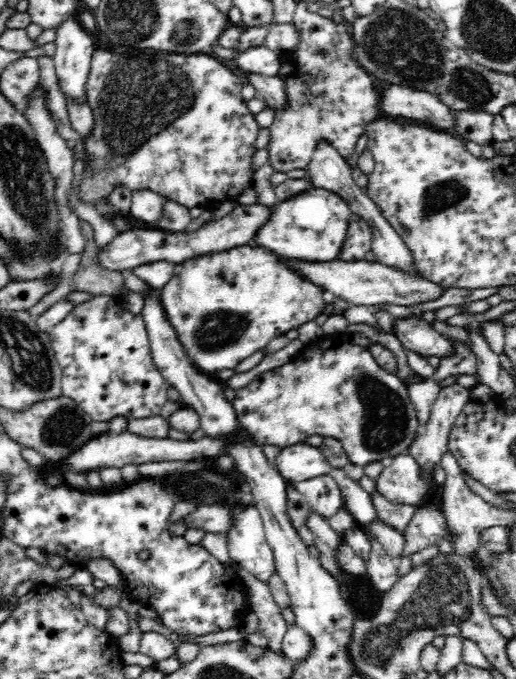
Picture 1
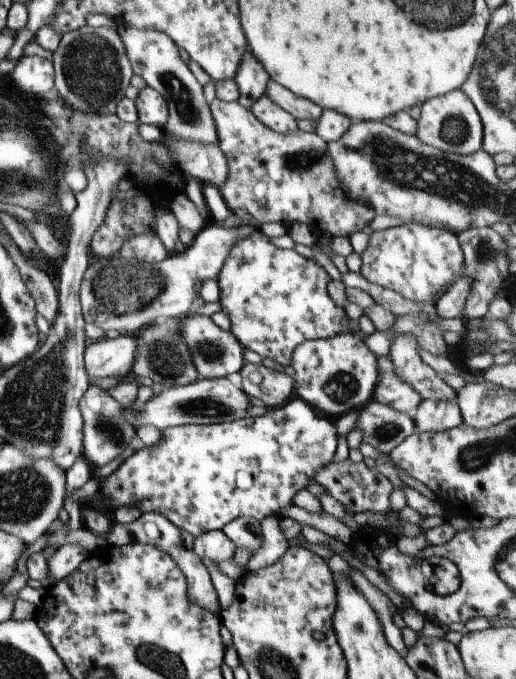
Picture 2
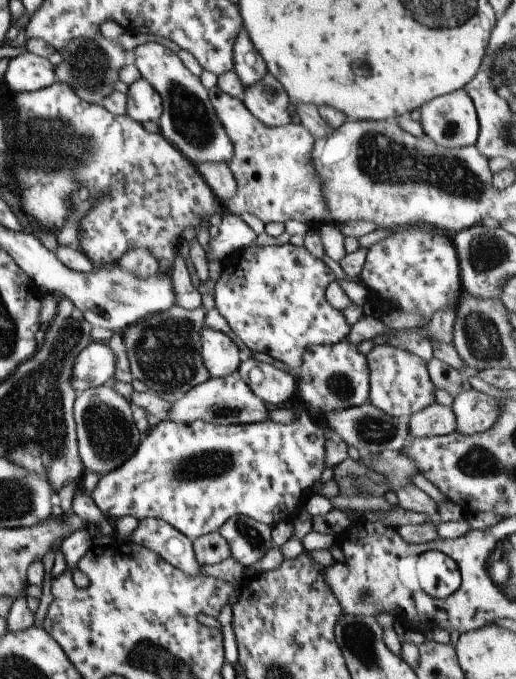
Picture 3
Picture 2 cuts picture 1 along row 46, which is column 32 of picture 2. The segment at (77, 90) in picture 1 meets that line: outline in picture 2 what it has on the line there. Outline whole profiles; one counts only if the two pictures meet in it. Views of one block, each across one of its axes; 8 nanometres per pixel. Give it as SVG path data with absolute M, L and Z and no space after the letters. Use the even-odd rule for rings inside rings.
M36 55L21 57L11 71L11 77L20 90L41 97L55 86L52 61Z

